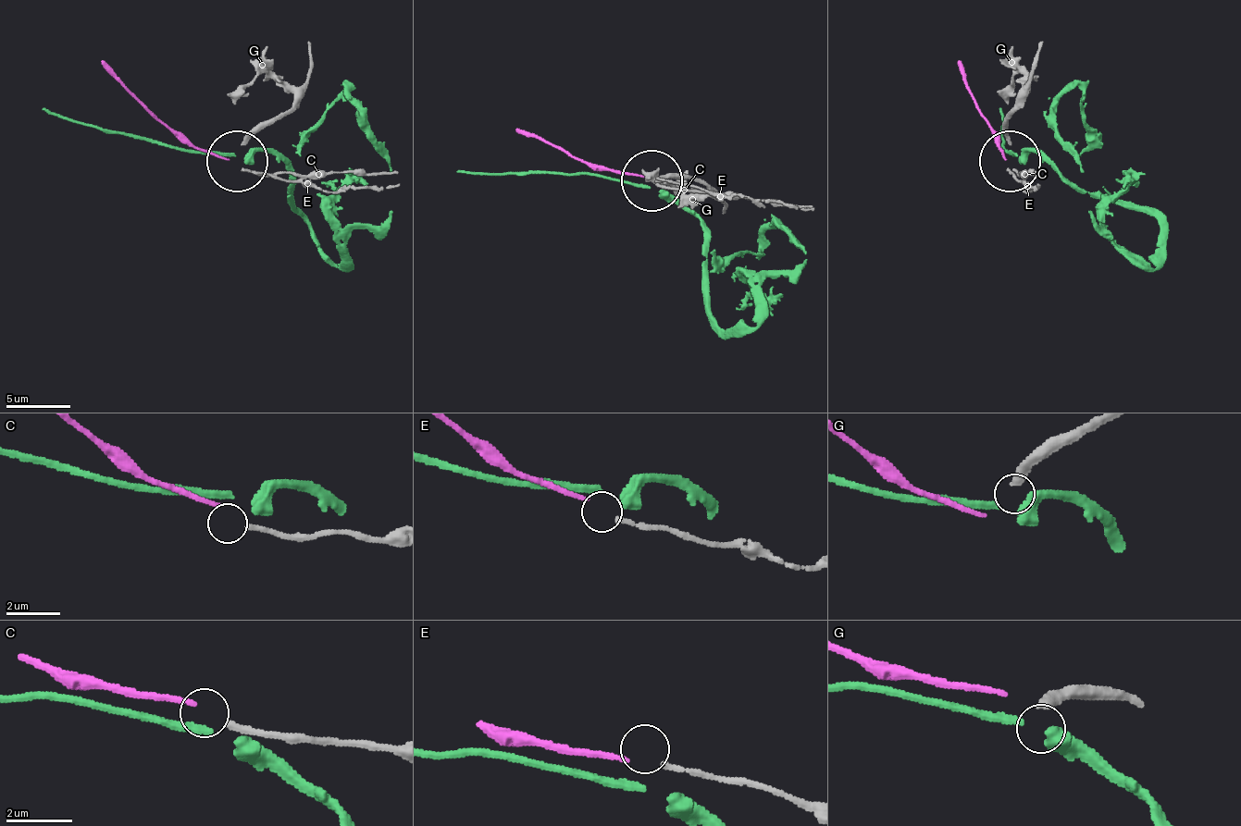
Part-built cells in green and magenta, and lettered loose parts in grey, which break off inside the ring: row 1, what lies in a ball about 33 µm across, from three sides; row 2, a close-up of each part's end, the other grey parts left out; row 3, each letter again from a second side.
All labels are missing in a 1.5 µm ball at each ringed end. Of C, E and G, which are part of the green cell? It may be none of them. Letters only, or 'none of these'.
none of these

